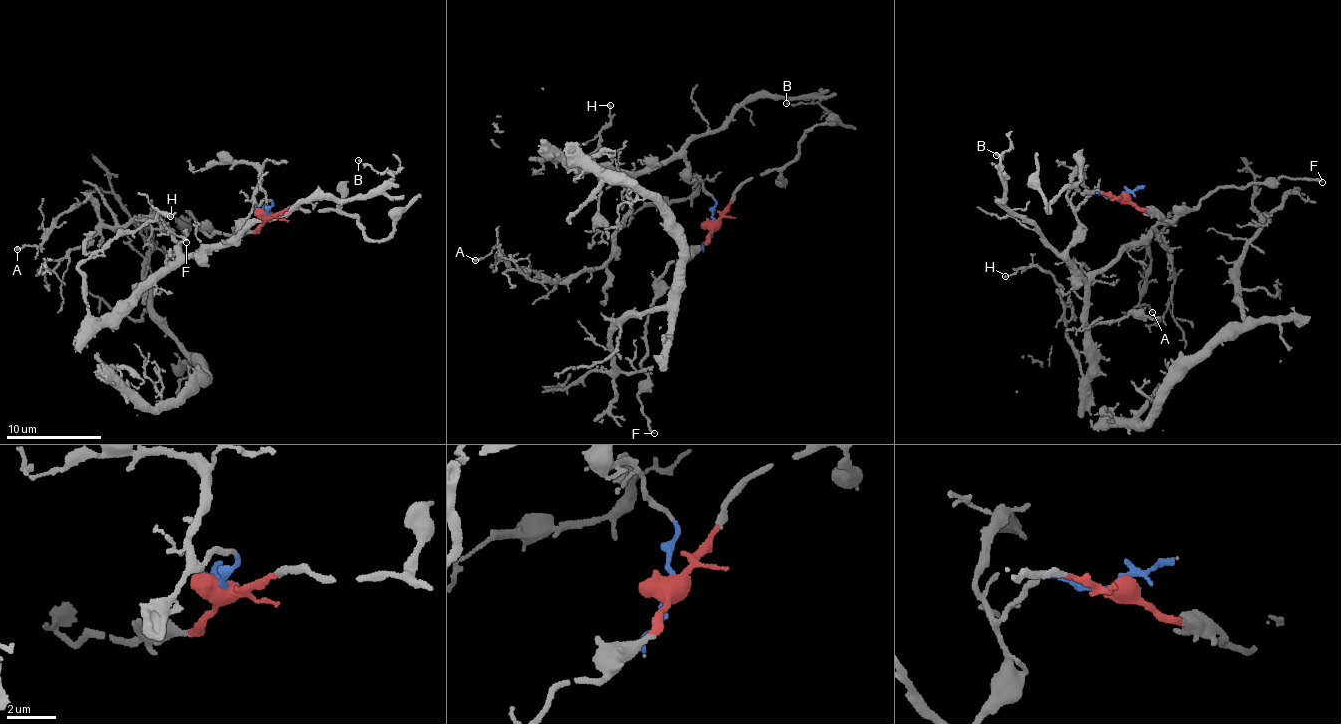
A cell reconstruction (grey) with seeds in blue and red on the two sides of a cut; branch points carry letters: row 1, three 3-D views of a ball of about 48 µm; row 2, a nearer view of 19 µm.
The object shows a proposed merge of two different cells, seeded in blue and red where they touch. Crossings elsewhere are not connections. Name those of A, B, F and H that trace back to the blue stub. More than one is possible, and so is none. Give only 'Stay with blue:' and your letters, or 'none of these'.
Stay with blue: A, B, H

